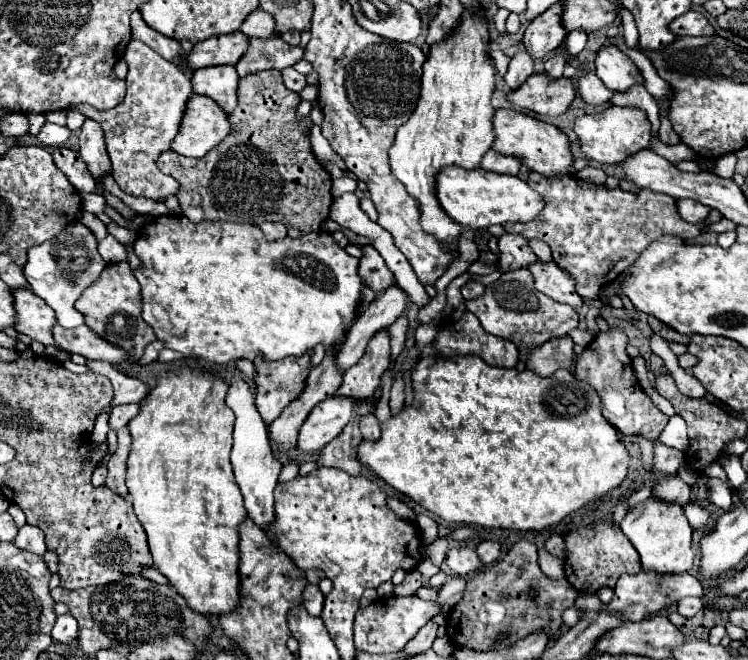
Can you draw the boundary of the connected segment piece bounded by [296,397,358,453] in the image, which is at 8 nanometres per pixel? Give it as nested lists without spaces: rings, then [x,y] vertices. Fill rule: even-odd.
[[[328,397],[318,403],[302,423],[296,447],[304,453],[316,453],[326,443],[336,439],[350,421],[354,405],[358,405],[358,401],[346,397]]]

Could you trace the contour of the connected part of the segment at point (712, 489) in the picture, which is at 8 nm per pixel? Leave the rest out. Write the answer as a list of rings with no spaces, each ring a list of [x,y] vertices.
[[[708,477],[706,485],[708,485],[708,499],[716,507],[726,511],[732,505],[732,485],[722,479],[716,479],[716,477]]]

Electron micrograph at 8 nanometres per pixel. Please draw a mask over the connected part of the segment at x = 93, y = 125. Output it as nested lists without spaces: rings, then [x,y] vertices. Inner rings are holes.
[[[86,119],[82,129],[80,129],[80,157],[84,159],[90,175],[96,179],[98,185],[98,193],[104,191],[102,187],[102,177],[112,173],[110,167],[110,159],[106,153],[106,145],[104,145],[104,137],[102,137],[102,127],[94,121],[94,119]]]

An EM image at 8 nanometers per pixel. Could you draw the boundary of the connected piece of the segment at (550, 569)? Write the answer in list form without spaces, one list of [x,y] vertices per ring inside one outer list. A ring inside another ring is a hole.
[[[544,547],[538,549],[538,563],[540,563],[540,569],[548,575],[548,577],[554,577],[554,579],[560,579],[564,577],[564,563],[560,557],[548,553]]]

